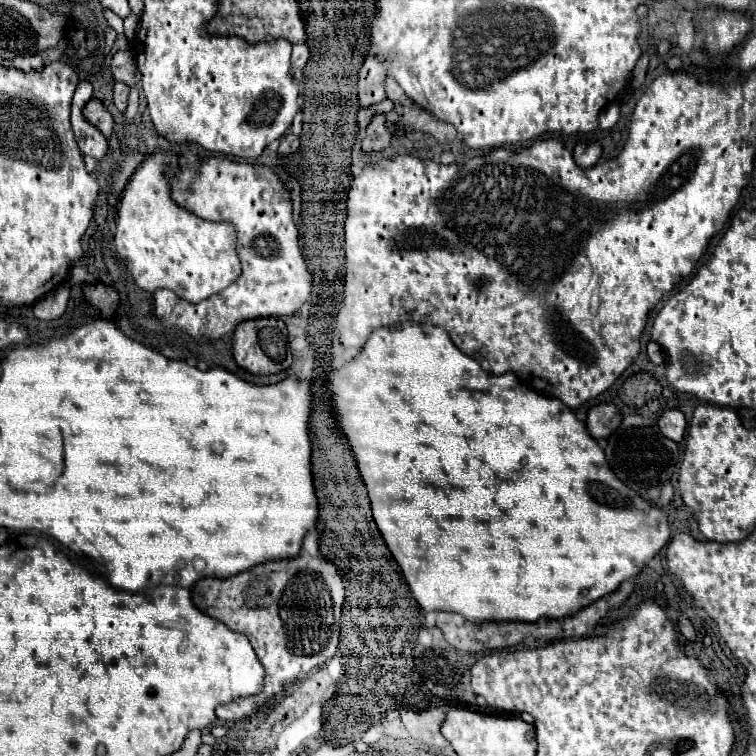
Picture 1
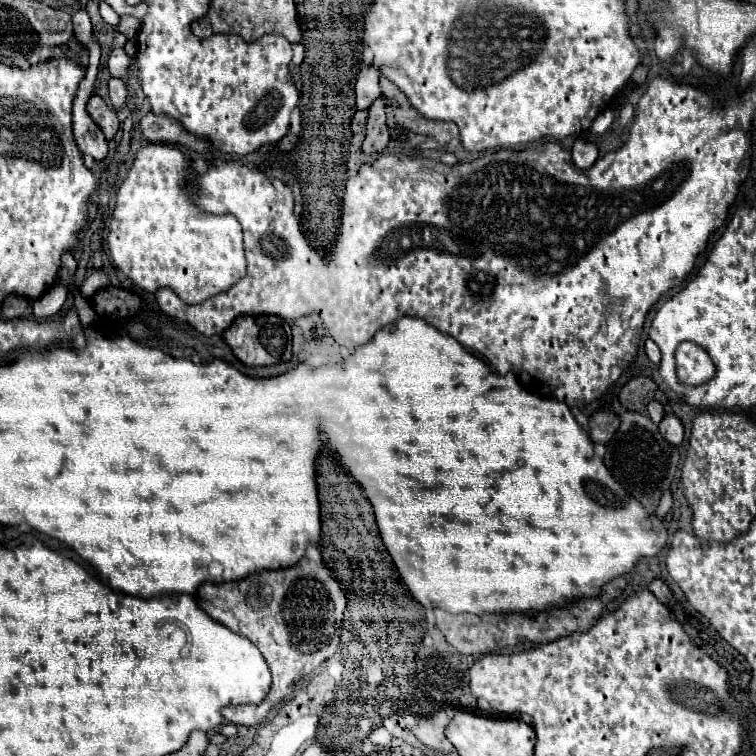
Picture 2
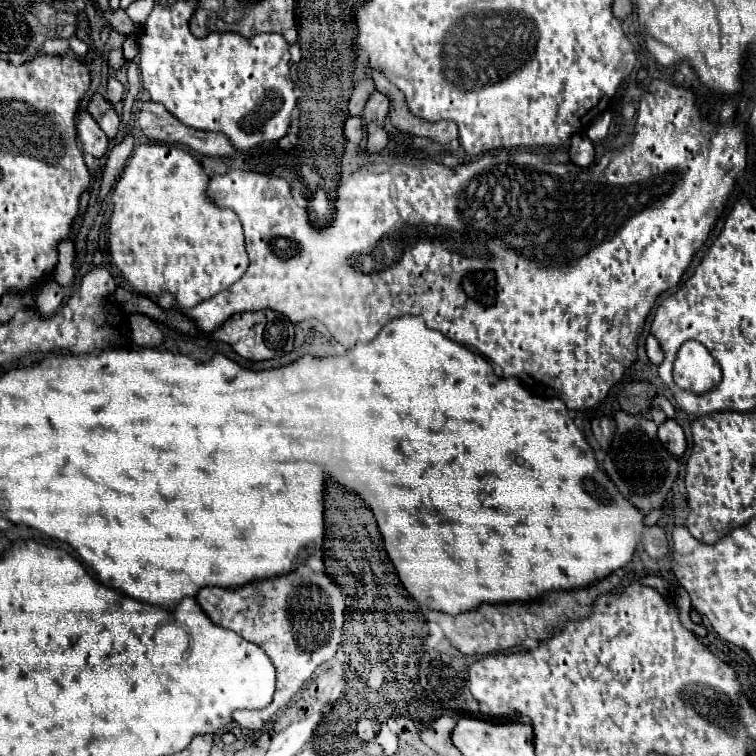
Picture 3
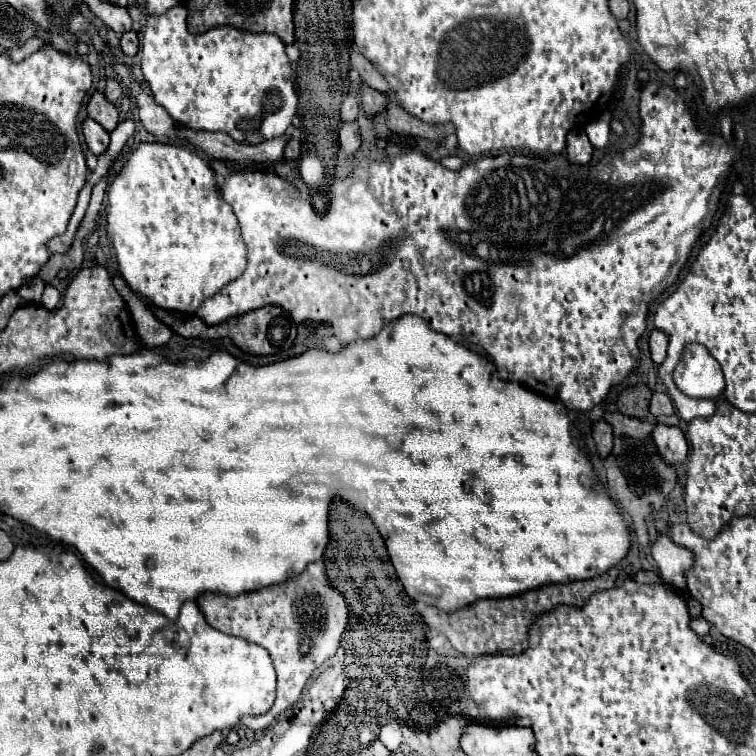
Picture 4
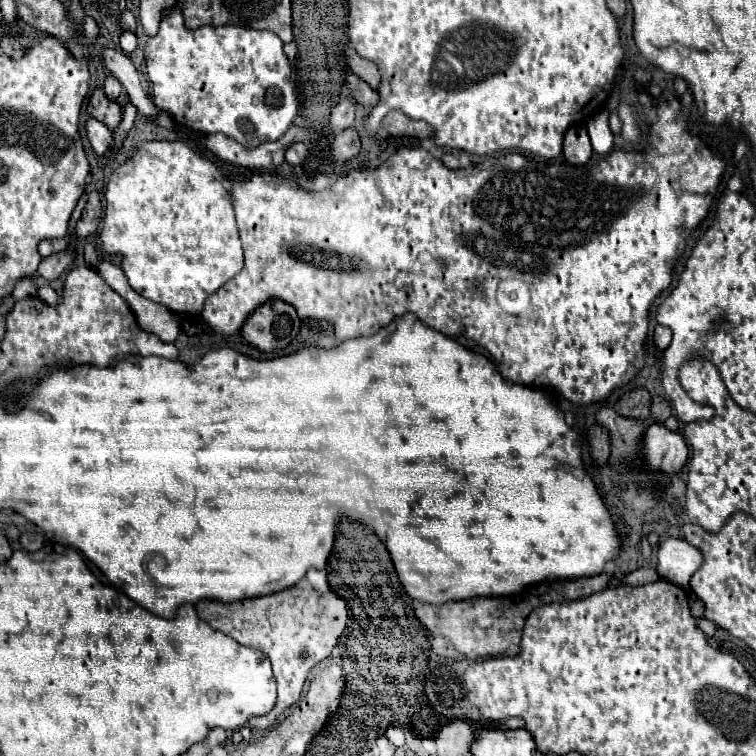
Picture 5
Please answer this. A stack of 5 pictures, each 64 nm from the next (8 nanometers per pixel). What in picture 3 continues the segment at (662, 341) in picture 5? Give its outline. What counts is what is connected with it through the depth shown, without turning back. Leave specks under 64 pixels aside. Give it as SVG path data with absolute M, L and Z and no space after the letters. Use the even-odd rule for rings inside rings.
M650 334L648 338L646 338L646 354L648 354L648 358L650 358L650 362L652 364L660 364L662 360L664 360L664 354L662 354L662 348L660 348L660 344L658 344L658 340Z

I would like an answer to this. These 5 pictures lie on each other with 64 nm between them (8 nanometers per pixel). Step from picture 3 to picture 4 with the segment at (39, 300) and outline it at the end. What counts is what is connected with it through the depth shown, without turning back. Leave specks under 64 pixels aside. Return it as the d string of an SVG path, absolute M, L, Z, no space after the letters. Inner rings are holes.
M46 284L44 294L42 294L42 306L44 308L56 308L61 301L61 295L52 284Z

